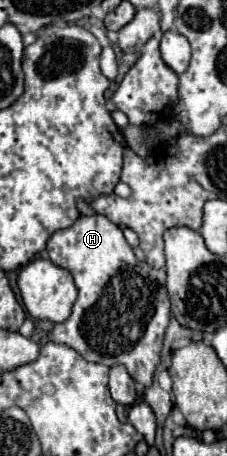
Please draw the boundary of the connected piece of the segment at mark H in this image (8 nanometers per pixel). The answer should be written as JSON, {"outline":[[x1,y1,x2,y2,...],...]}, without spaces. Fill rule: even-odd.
{"outline":[[102,214,82,216,74,226,58,230,48,240,46,250,52,262,72,270,72,276,78,288,78,300,74,302,72,316,66,322,56,324,54,330,48,332,48,340,72,346,88,362,98,362,106,366,124,364,130,376,138,384,150,386,154,370,160,362,164,330,170,320,170,296,166,290,166,270,156,270,146,262,138,262,122,230]]}

